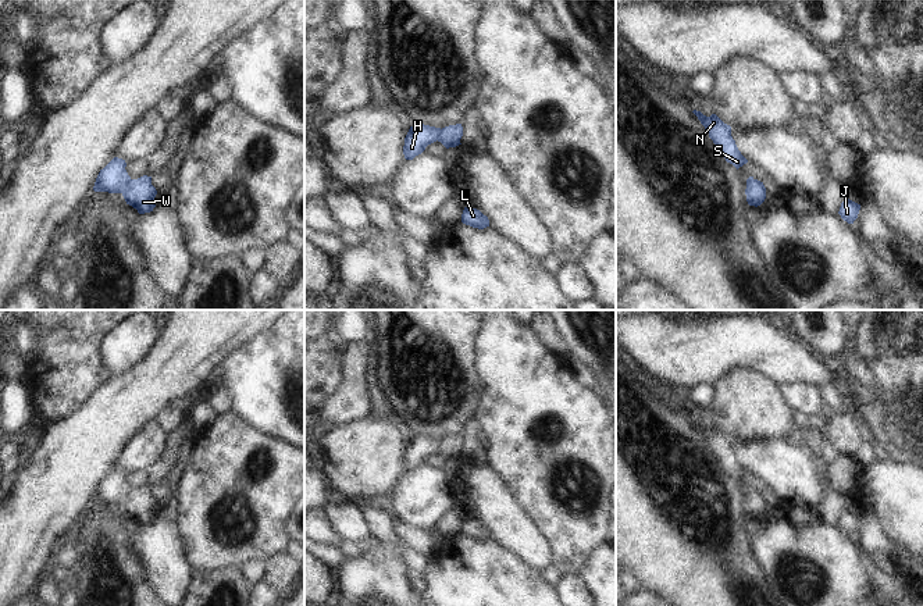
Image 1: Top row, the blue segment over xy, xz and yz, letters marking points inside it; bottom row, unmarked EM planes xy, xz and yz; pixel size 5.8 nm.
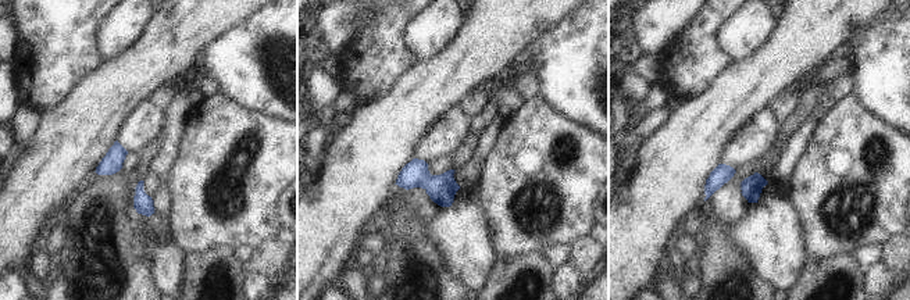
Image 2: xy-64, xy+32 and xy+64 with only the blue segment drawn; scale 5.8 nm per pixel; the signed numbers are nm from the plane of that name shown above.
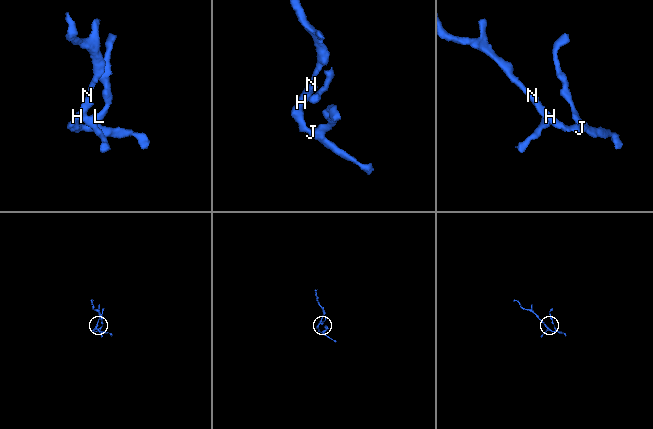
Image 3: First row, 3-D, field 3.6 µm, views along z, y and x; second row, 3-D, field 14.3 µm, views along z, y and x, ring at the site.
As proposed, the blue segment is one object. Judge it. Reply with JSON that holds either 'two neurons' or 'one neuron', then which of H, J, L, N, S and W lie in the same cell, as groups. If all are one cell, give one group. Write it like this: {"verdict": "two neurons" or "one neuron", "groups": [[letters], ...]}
{"verdict": "one neuron", "groups": [["H", "J", "L", "N", "S", "W"]]}

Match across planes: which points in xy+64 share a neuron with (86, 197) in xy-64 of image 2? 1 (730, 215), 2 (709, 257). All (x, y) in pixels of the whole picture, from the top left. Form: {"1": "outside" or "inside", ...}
{"1": "outside", "2": "inside"}

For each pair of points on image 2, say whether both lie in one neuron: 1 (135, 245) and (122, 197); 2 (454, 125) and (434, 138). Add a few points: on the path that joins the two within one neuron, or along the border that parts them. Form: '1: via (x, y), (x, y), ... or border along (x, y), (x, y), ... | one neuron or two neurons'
1: via (124, 234), (122, 209) | one neuron
2: via (449, 131), (439, 138) | one neuron

